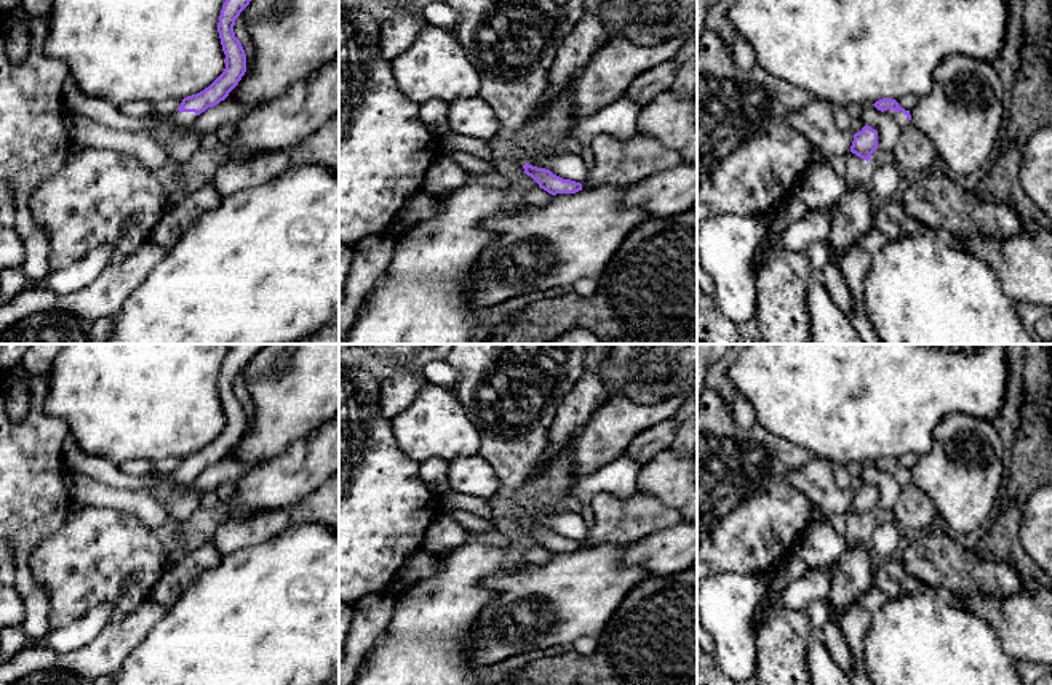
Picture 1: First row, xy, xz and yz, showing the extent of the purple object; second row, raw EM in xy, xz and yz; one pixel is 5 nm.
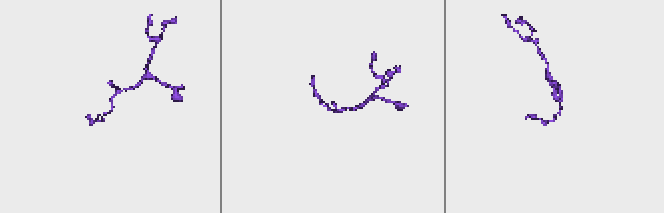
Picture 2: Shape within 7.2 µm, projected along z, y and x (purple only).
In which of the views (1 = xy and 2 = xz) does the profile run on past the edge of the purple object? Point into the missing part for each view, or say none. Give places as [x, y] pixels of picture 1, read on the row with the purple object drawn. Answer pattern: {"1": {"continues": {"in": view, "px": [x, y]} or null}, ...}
{"1": {"continues": {"in": "xy", "px": [176, 117]}}, "2": {"continues": null}}

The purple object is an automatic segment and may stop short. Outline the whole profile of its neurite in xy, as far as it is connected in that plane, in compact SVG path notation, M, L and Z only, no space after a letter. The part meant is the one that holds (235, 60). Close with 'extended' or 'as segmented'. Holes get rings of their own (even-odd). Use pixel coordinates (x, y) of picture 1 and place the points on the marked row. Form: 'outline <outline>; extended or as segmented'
outline M225 0L221 10L217 32L225 54L224 72L203 91L182 99L176 112L161 114L166 122L174 125L190 125L208 107L224 101L229 93L238 85L246 72L246 54L235 37L233 26L240 13L251 0Z; extended

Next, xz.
outline M524 163L523 165L524 173L531 176L540 189L547 190L552 195L556 194L576 194L582 190L582 184L571 181L571 179L563 179L556 174L553 174L550 170L545 168L537 168L532 165Z; as segmented

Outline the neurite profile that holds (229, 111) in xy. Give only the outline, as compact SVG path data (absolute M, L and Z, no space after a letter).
M67 77L64 83L64 104L75 114L120 131L147 133L158 141L174 141L190 134L209 134L225 123L237 123L264 102L245 104L233 98L225 98L219 104L208 107L190 125L174 125L166 122L155 110L142 117L128 117L117 106L104 99L93 98L78 90L75 80Z

